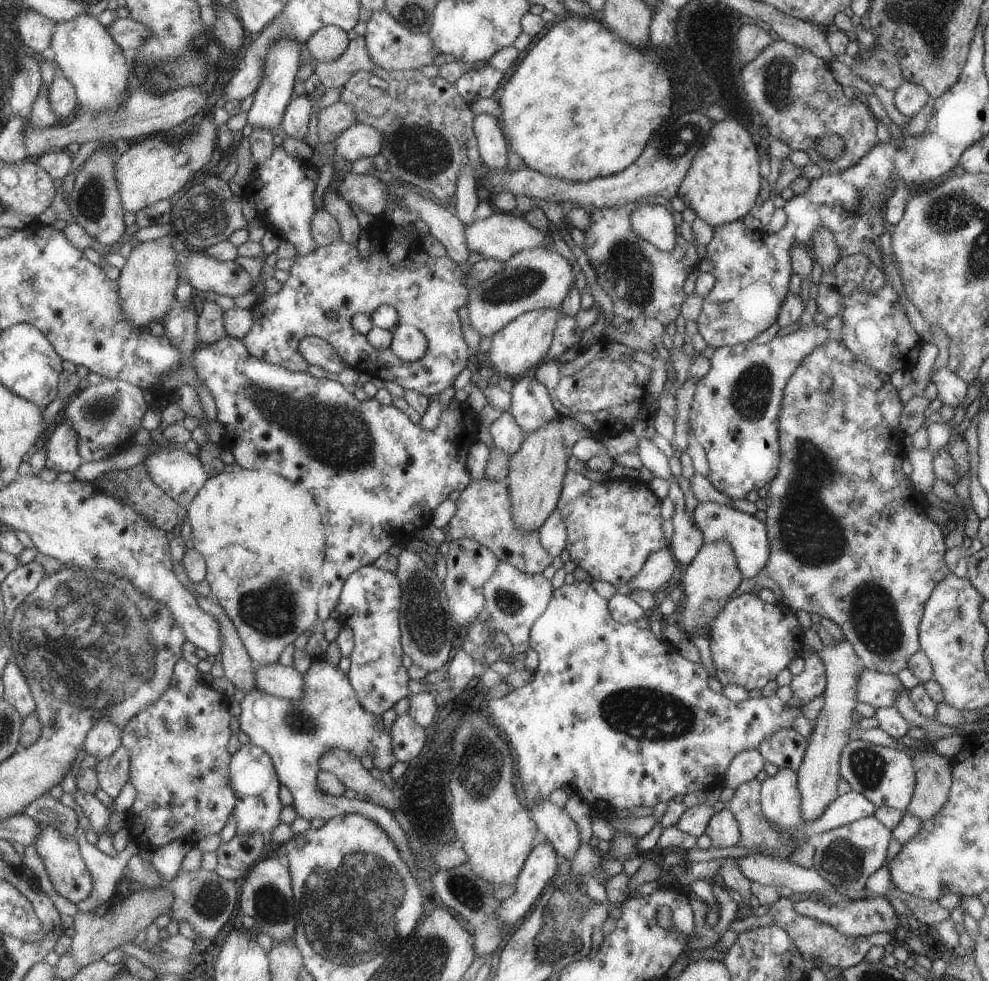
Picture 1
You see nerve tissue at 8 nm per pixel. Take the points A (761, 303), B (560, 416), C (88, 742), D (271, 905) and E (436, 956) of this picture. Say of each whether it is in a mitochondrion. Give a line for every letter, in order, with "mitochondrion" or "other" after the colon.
A: other
B: other
C: other
D: mitochondrion
E: mitochondrion

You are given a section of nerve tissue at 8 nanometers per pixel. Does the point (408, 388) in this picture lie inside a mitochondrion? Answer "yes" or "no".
no

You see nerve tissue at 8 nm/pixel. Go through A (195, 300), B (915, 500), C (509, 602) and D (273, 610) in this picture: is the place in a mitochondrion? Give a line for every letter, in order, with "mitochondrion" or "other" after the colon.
A: other
B: other
C: mitochondrion
D: mitochondrion

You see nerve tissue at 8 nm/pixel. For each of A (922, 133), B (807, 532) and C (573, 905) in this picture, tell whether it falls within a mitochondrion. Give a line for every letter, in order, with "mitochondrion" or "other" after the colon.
A: mitochondrion
B: mitochondrion
C: mitochondrion

